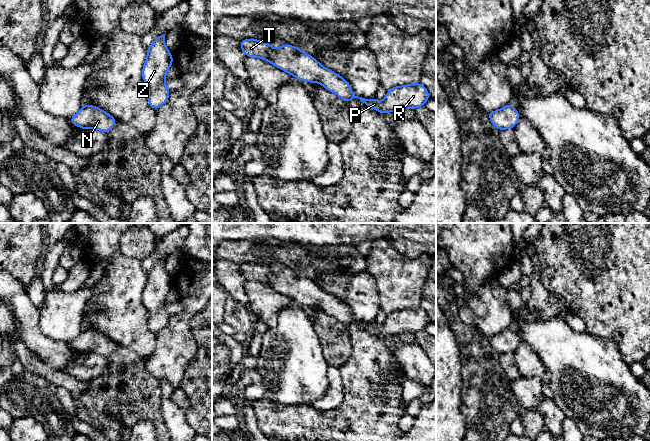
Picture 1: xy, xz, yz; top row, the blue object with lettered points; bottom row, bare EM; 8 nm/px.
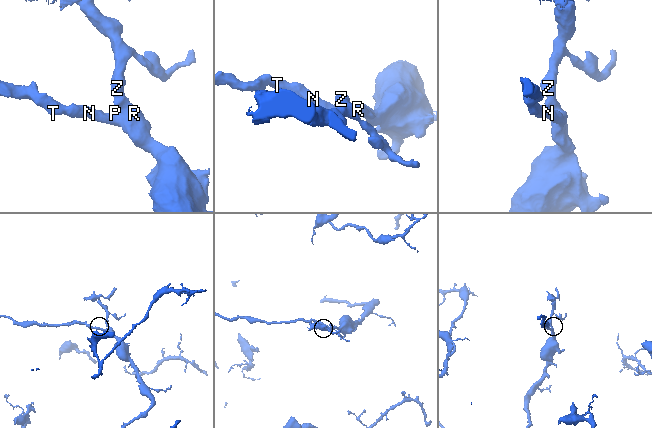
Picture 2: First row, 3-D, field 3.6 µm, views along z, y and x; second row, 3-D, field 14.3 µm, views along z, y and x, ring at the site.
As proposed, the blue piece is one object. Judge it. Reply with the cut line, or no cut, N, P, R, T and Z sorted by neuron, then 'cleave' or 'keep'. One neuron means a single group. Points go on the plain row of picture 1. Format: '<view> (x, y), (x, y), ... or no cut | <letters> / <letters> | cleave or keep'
no cut | N P R T Z | keep

